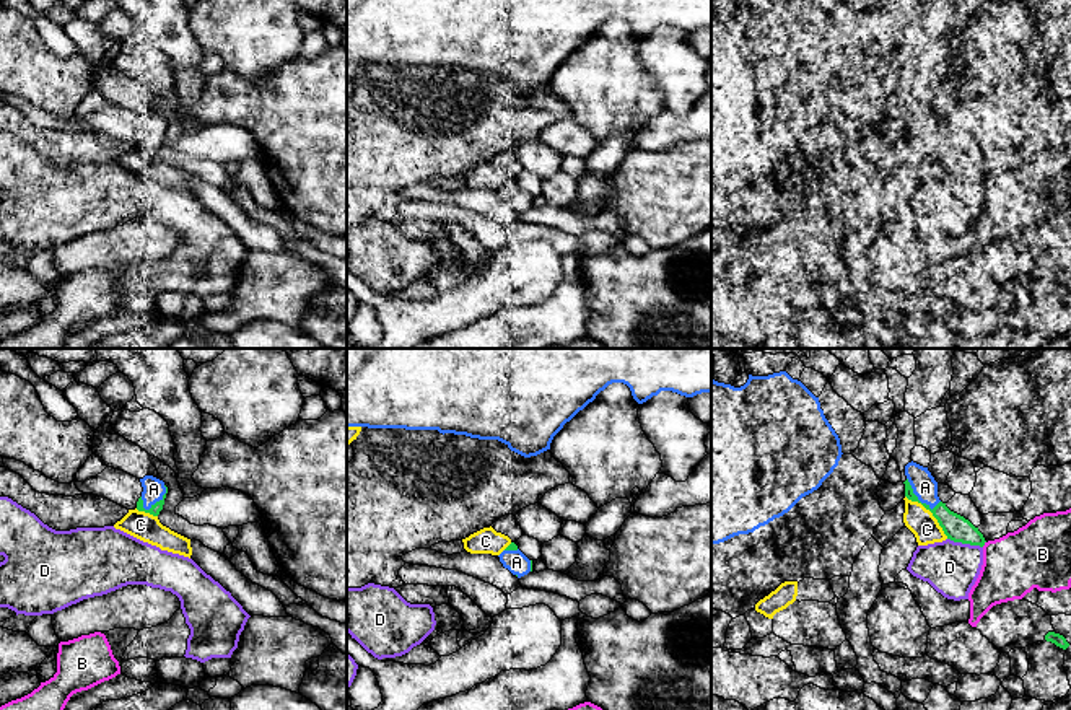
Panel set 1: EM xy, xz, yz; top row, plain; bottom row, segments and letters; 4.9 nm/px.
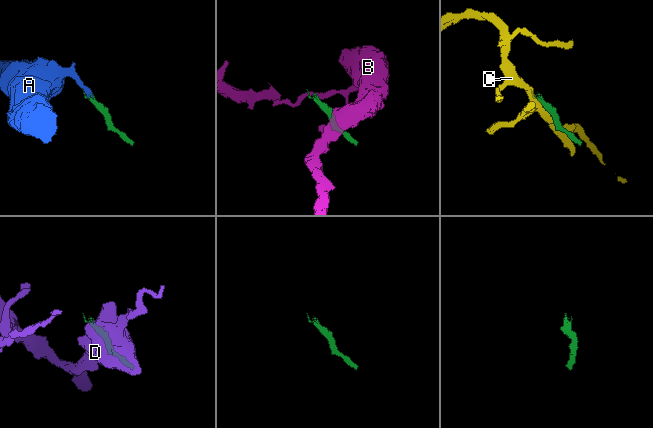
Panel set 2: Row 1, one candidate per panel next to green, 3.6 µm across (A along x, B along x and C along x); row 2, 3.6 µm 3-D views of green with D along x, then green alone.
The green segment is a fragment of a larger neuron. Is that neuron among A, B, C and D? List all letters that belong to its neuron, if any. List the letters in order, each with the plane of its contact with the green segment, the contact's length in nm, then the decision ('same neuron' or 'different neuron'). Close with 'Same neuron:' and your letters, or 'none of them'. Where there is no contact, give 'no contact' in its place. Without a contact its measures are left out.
A: xy | 160 nm | same neuron
B: yz | 40 nm | different neuron
C: yz | 300 nm | different neuron
D: yz | 180 nm | different neuron
Same neuron: A

